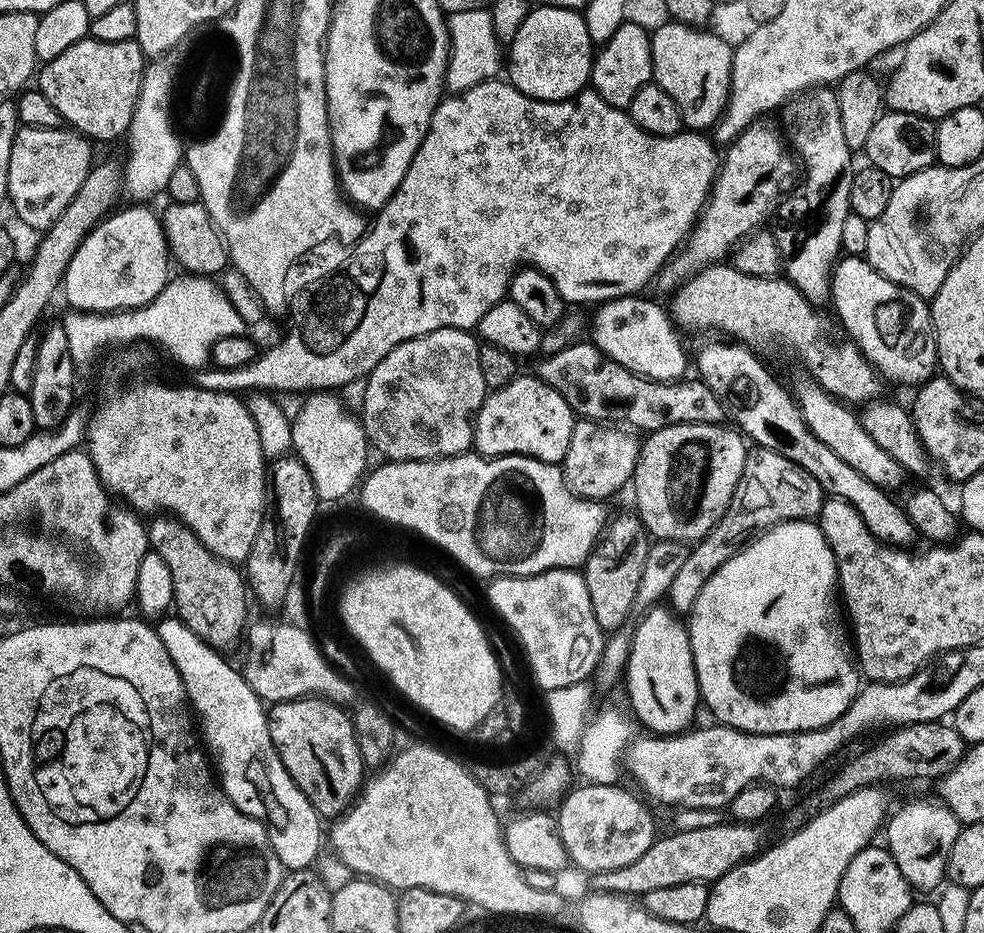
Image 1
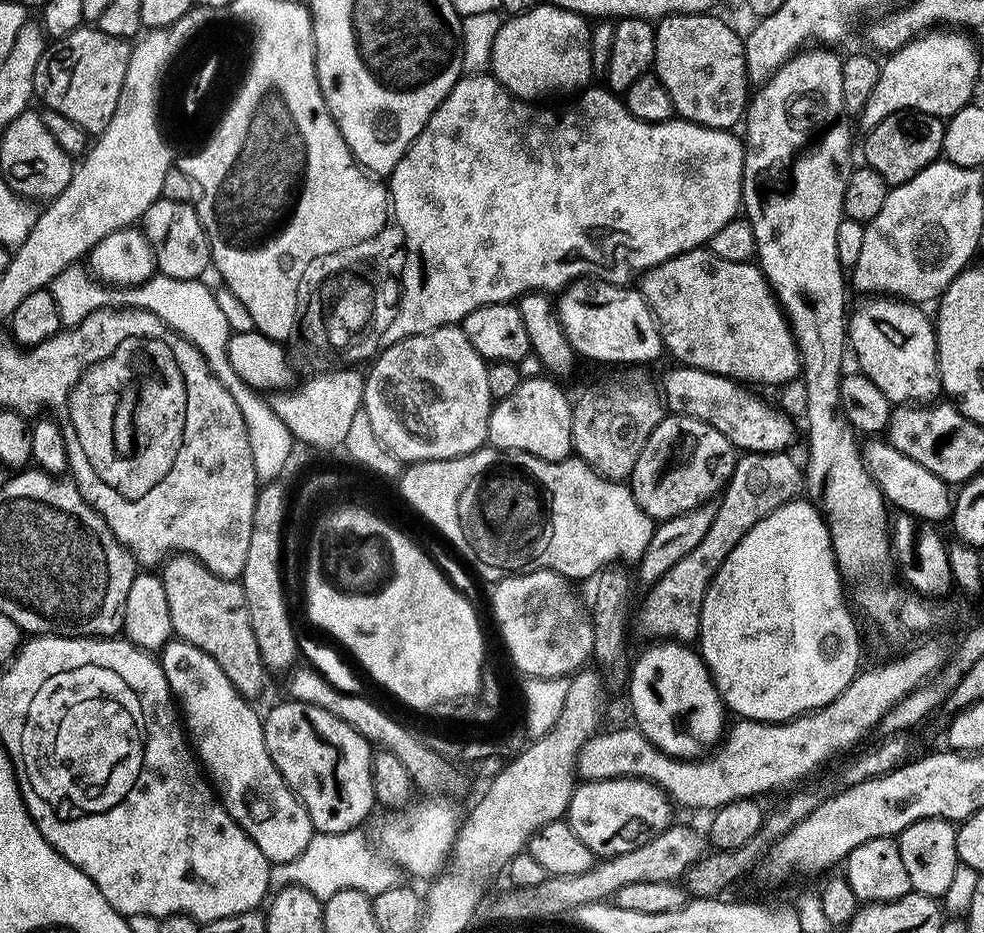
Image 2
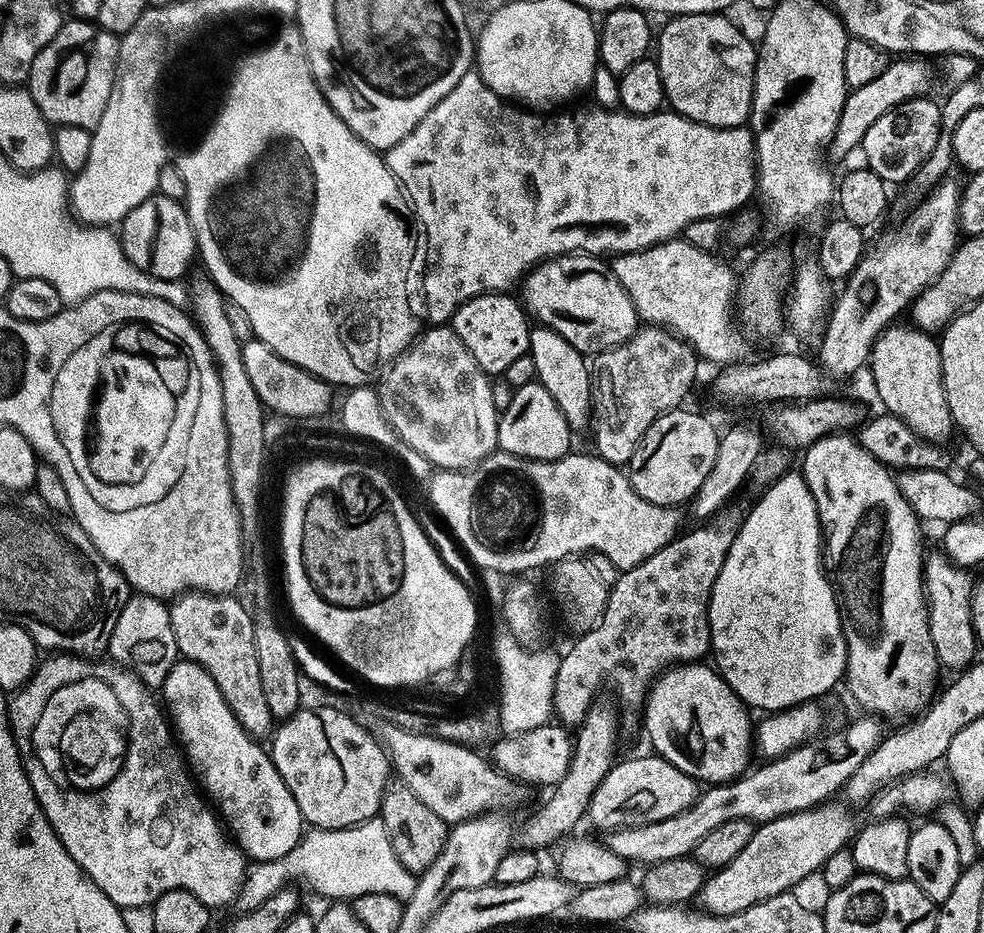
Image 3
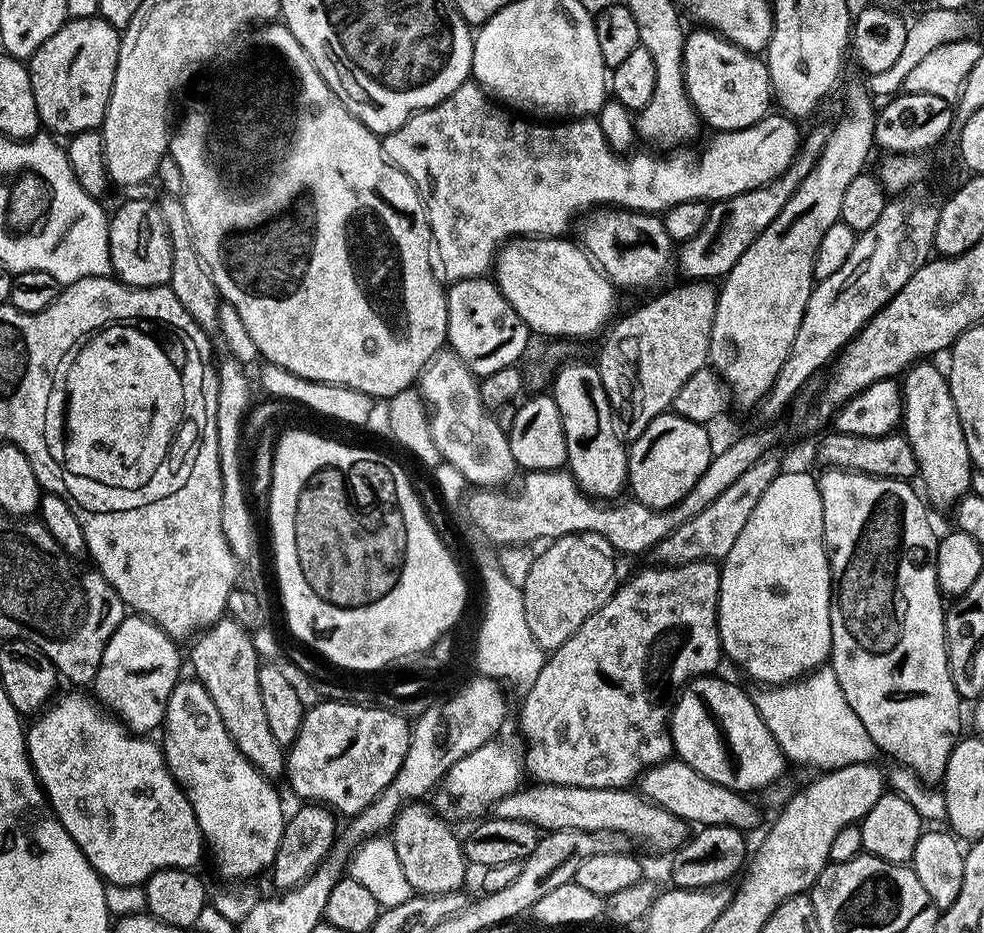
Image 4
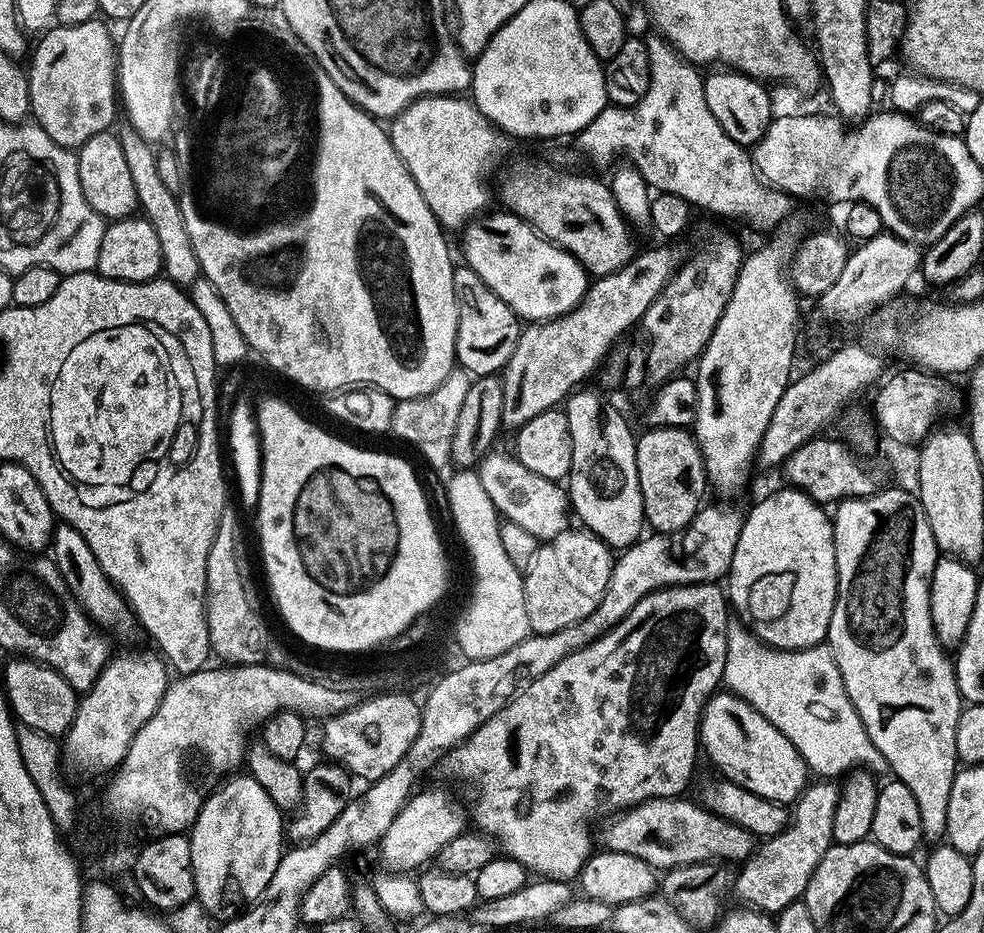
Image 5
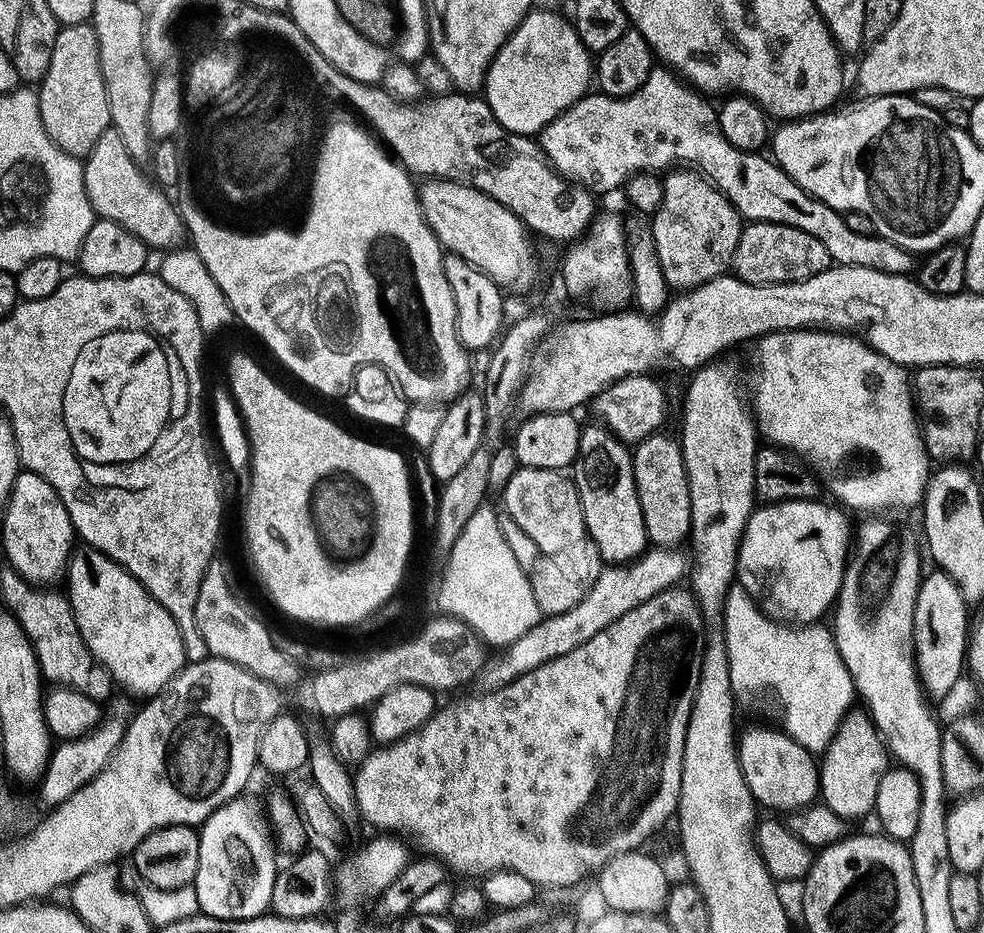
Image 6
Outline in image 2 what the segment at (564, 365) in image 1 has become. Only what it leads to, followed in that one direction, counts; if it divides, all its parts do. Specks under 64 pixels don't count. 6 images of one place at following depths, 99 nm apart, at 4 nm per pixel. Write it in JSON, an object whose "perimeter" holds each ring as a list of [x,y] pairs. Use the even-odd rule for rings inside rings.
{"perimeter":[[[672,366],[676,368],[672,368],[668,373],[664,376],[664,396],[662,392],[662,400],[666,405],[667,411],[669,413],[675,414],[677,416],[689,416],[690,418],[694,418],[695,420],[701,420],[702,422],[706,422],[710,426],[714,426],[714,430],[718,430],[718,434],[722,434],[727,438],[729,442],[732,443],[741,453],[746,452],[783,452],[789,446],[788,443],[792,440],[792,420],[788,416],[783,416],[782,413],[779,412],[776,408],[771,408],[770,405],[767,404],[764,400],[759,400],[758,397],[755,396],[755,391],[749,390],[741,381],[731,380],[729,376],[719,376],[718,374],[714,374],[713,372],[707,372],[706,370],[702,370],[701,368],[689,368],[687,366]]]}

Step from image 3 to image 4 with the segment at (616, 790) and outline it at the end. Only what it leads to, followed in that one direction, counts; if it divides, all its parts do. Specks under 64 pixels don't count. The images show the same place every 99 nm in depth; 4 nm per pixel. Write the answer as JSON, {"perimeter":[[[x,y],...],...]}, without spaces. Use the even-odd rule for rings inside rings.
{"perimeter":[[[669,758],[644,773],[638,781],[638,788],[645,800],[651,800],[659,808],[670,810],[670,814],[674,814],[679,820],[691,822],[693,825],[696,823],[696,826],[725,824],[748,834],[751,833],[751,828],[760,824],[760,812],[748,801],[751,799],[747,795],[726,786],[718,786],[718,782],[710,782],[710,778],[702,778],[698,770],[694,770],[679,758]]]}

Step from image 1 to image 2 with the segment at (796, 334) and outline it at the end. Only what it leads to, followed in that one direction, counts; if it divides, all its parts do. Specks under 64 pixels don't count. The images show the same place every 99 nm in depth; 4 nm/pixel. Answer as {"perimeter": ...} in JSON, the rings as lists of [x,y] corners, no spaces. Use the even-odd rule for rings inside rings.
{"perimeter":[[[707,247],[695,248],[643,273],[638,280],[638,290],[652,311],[667,355],[669,352],[676,359],[673,361],[689,368],[701,368],[719,376],[729,376],[731,380],[741,381],[748,386],[788,384],[795,376],[797,379],[801,375],[800,350],[792,337],[792,327],[759,263],[730,262],[726,258],[718,258],[718,254],[708,251]]]}

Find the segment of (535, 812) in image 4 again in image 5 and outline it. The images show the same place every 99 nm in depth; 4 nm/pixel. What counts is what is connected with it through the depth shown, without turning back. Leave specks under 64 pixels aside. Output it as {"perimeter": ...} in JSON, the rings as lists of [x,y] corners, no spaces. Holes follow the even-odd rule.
{"perimeter":[[[658,798],[647,800],[641,804],[635,804],[627,812],[613,815],[607,821],[604,828],[603,847],[610,852],[621,852],[622,854],[634,854],[634,858],[642,858],[651,868],[667,870],[670,868],[681,868],[687,864],[702,864],[705,862],[728,862],[724,860],[736,860],[743,862],[756,851],[758,847],[757,837],[750,834],[750,830],[742,830],[742,826],[732,824],[712,812],[705,811],[693,799],[685,798]]]}

